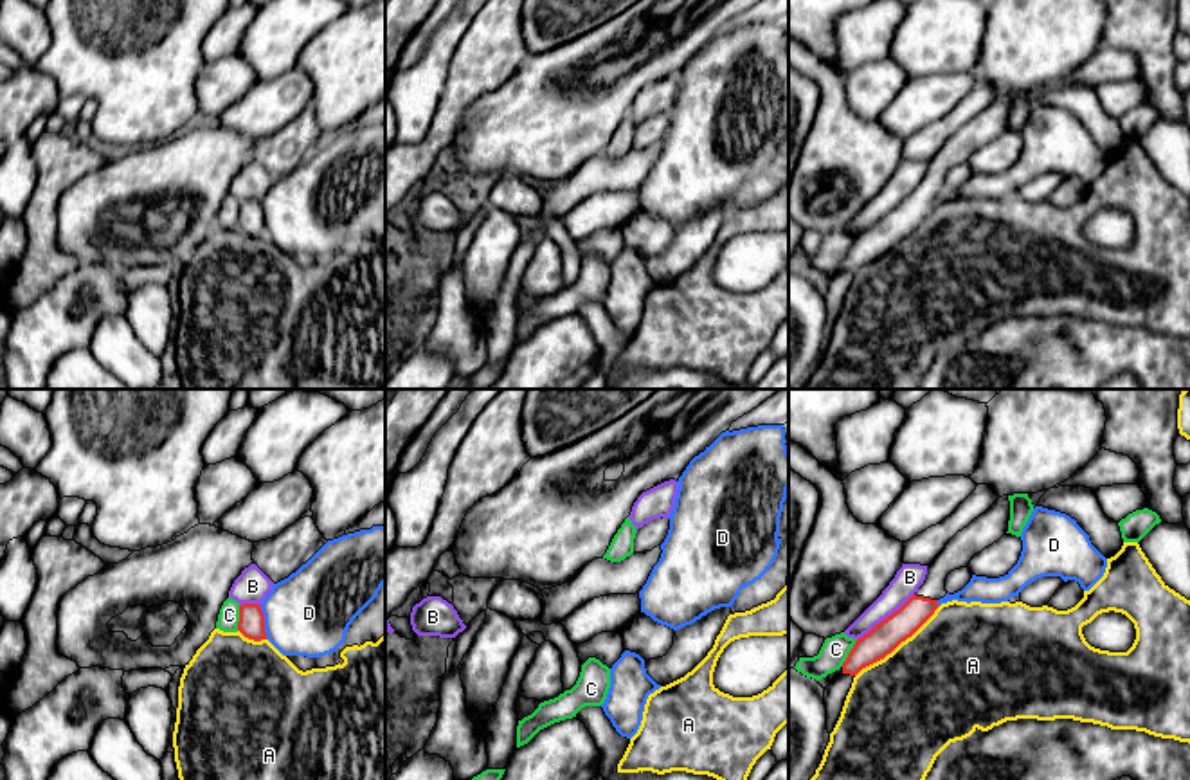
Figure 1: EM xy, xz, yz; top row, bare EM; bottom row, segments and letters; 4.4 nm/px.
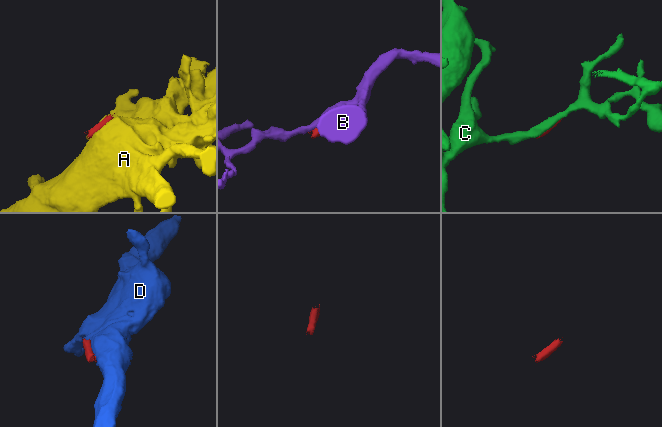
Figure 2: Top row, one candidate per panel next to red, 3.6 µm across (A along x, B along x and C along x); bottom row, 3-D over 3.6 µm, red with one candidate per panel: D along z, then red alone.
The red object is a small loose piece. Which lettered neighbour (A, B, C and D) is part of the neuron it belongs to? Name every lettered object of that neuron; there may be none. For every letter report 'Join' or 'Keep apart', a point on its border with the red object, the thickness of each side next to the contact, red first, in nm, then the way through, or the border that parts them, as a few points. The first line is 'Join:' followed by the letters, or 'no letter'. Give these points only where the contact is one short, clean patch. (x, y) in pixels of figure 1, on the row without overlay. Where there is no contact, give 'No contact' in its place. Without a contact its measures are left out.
Join: no letter
A: Keep apart. Touches red at yz (897, 242). Thickness 140 nm (red) against 500 nm
B: Keep apart. Touches red at yz (886, 215). Thickness 140 nm (red) against 120 nm
C: Keep apart. Touches red at yz (850, 249). Thickness 140 nm (red) against 120 nm
D: Keep apart. Touches red at xy (263, 218). Thickness 120 nm (red) against 380 nm

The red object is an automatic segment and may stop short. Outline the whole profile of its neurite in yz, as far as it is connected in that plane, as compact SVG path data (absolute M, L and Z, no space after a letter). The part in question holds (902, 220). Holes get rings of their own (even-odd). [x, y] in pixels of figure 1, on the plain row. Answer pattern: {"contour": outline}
{"contour": "M1003 92L945 141L927 162L925 177L918 187L898 207L859 234L843 263L817 279L826 286L830 279L844 270L857 272L862 265L884 256L902 238L911 234L934 211L938 196L947 191L947 171L954 166L969 164L974 151L1006 132L1008 117L1010 97L1008 92Z"}

